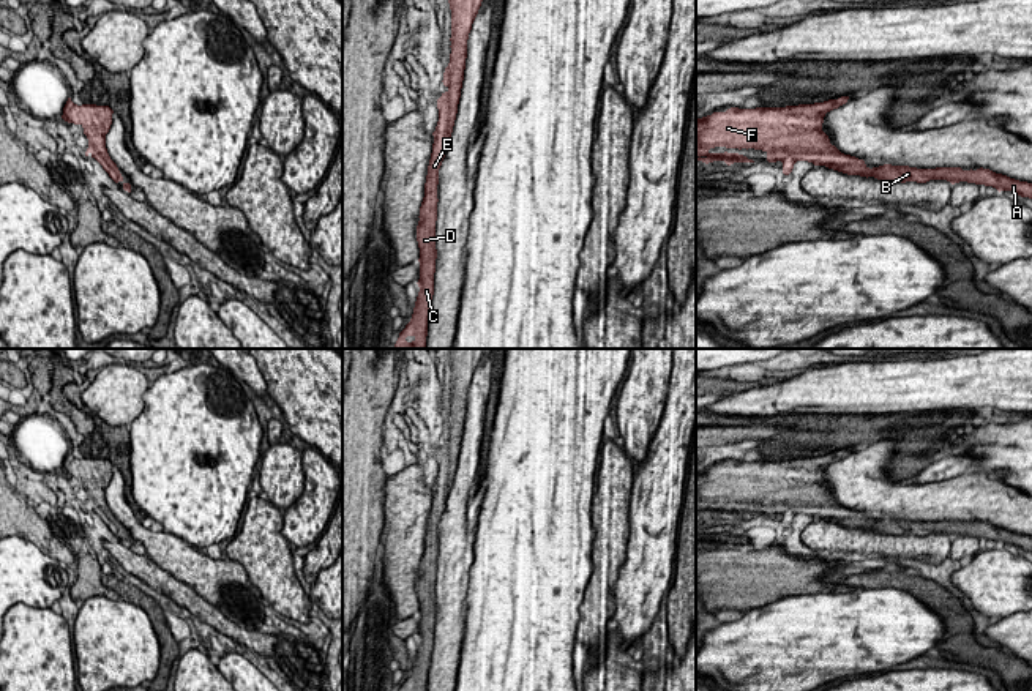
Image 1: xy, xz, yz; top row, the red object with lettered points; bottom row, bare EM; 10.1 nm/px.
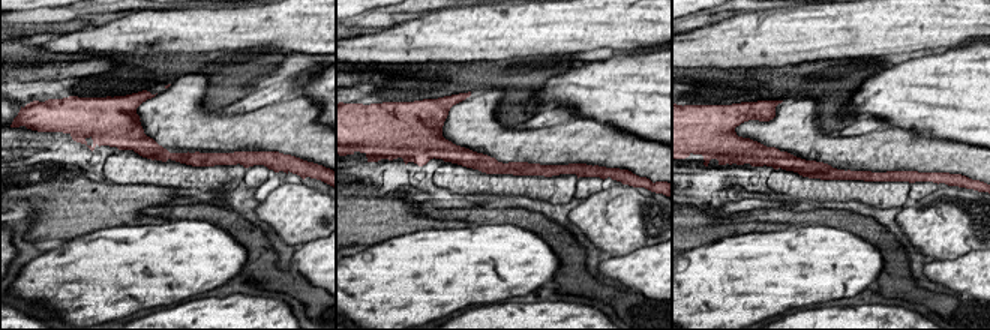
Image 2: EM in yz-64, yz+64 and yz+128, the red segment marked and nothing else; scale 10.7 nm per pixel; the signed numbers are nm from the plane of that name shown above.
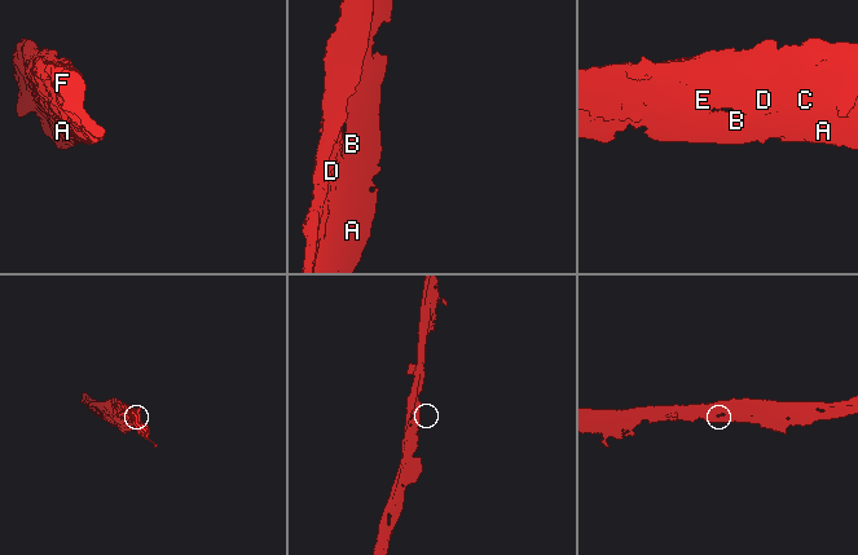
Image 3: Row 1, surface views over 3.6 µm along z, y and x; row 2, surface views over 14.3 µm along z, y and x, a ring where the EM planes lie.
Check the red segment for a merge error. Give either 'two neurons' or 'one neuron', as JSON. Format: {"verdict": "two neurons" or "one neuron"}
{"verdict": "one neuron"}

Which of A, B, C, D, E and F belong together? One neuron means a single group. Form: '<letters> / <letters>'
A B C D E F

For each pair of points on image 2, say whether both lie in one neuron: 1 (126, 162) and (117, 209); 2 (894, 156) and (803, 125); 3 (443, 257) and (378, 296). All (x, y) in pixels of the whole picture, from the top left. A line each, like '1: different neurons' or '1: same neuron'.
1: different neurons
2: same neuron
3: same neuron

